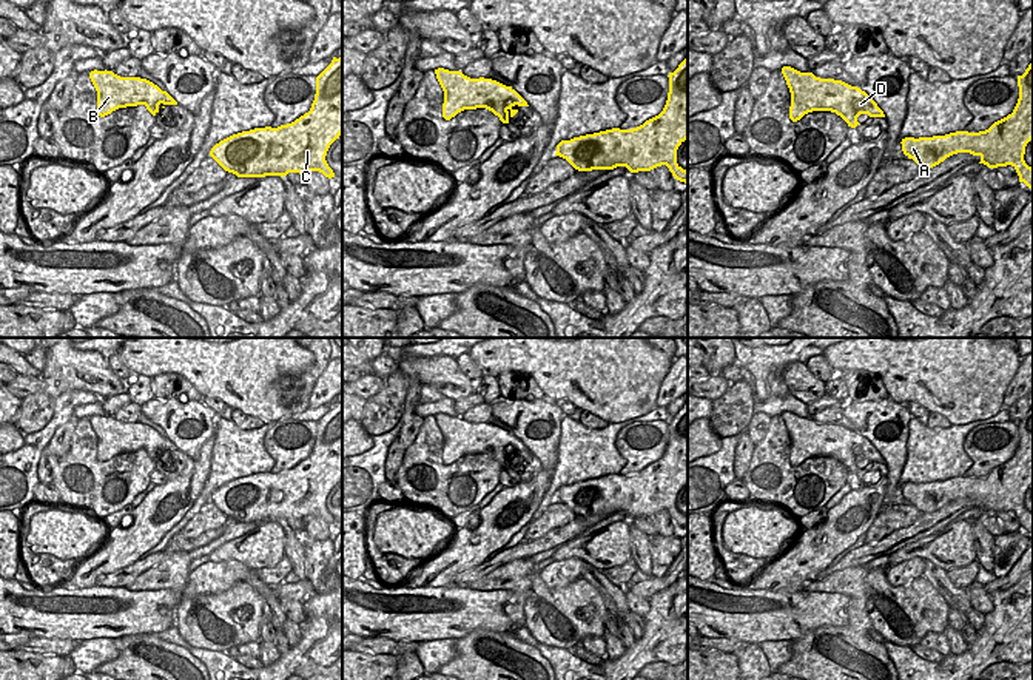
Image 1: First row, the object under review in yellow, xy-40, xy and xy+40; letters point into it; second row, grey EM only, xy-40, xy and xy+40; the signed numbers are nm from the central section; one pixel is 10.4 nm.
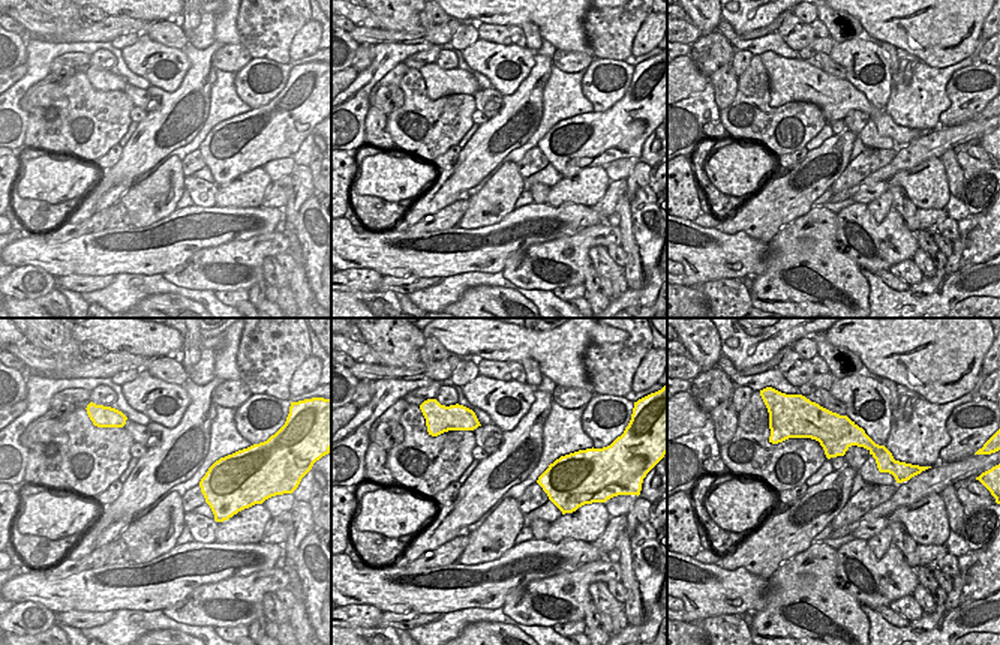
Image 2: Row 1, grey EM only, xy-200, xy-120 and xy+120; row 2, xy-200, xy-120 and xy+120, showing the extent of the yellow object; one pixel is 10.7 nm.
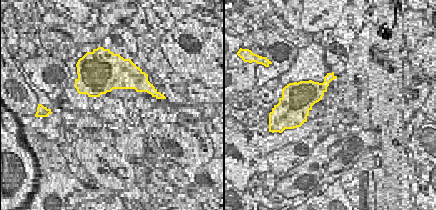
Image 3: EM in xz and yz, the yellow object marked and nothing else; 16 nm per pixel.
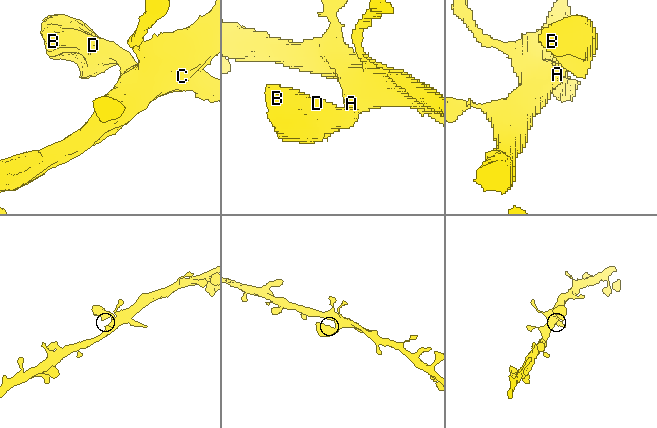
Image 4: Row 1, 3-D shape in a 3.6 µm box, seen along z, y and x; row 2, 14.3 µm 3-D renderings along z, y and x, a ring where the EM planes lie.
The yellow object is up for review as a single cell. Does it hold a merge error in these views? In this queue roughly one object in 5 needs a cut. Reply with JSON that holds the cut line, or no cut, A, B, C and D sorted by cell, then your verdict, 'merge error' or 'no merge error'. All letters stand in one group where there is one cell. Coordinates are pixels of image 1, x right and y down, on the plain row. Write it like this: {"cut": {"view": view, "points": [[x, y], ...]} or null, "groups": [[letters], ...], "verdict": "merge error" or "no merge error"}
{"cut": null, "groups": [["A", "B", "C", "D"]], "verdict": "no merge error"}

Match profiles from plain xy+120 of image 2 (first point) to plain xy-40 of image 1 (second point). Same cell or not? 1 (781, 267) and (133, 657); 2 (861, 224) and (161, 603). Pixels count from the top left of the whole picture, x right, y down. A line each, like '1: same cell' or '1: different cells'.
1: same cell
2: different cells

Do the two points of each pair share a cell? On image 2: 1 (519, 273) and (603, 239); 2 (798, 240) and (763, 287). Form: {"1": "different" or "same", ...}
{"1": "same", "2": "same"}

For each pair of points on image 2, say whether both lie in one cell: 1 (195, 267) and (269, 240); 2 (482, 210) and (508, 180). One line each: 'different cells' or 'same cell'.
1: same cell
2: same cell

